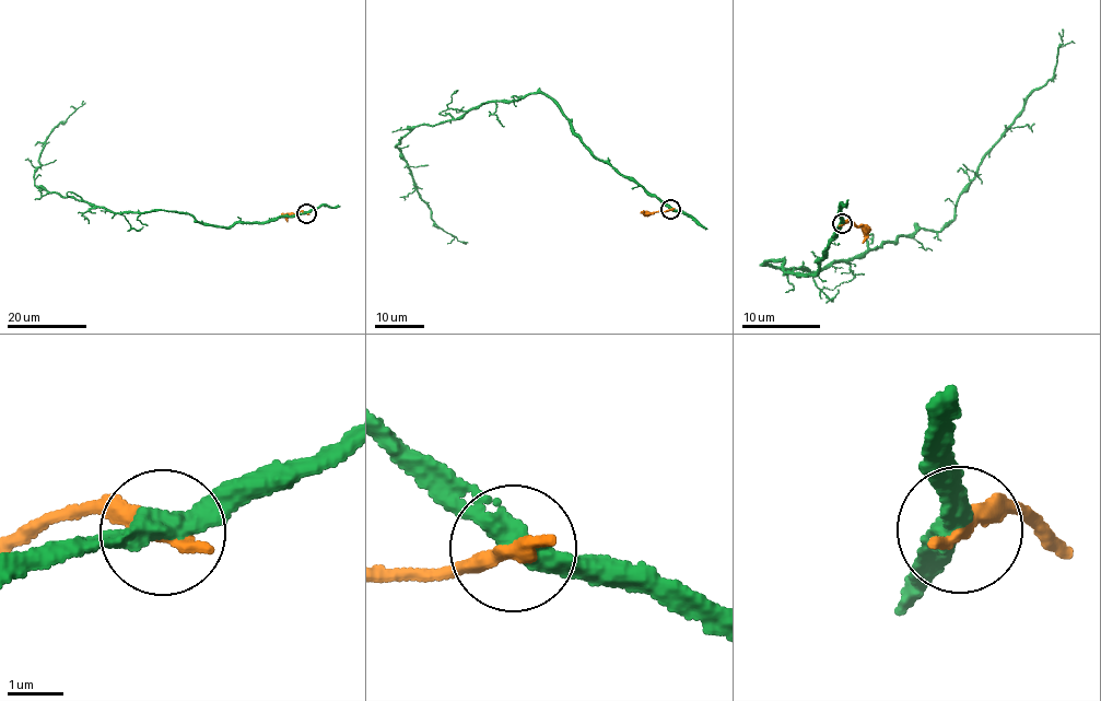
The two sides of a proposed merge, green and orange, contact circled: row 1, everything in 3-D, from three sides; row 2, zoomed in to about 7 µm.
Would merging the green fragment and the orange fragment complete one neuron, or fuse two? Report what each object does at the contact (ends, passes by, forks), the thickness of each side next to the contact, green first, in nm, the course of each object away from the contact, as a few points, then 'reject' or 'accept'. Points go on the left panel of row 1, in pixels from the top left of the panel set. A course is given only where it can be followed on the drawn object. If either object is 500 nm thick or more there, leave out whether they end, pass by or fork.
green passes by; orange ends; calibres 400 and 320 nm; course green (305, 212), (266, 222), (207, 225), (189, 214), (113, 213), (41, 190), (34, 174), (48, 135), (83, 101); course orange (305, 212), (281, 213); reject

